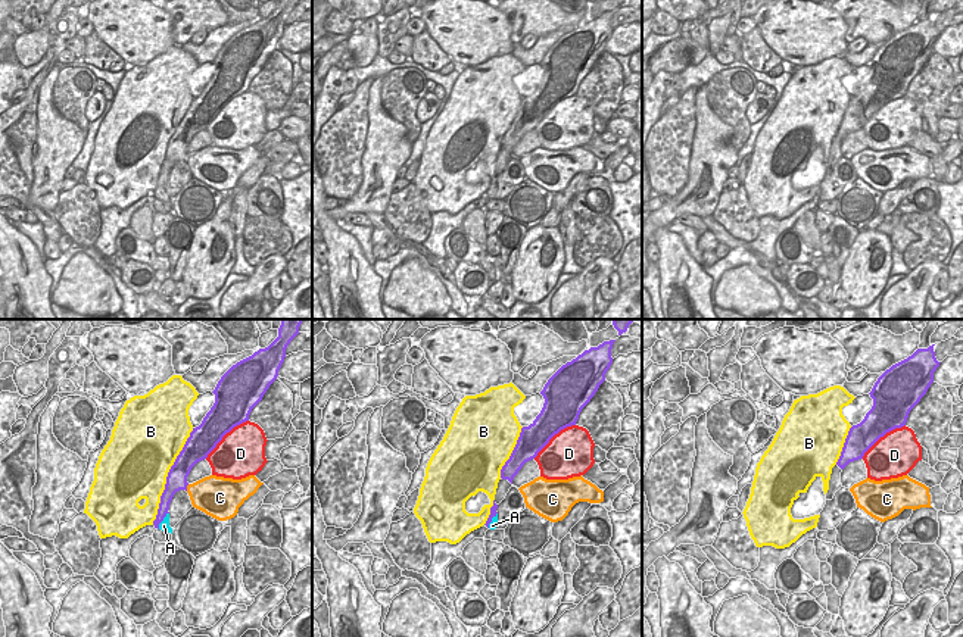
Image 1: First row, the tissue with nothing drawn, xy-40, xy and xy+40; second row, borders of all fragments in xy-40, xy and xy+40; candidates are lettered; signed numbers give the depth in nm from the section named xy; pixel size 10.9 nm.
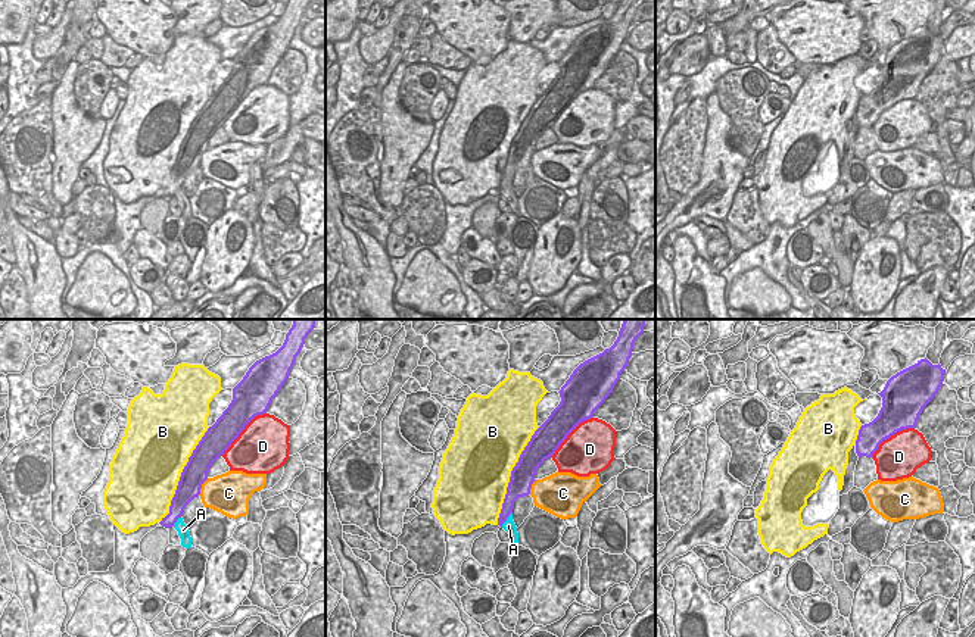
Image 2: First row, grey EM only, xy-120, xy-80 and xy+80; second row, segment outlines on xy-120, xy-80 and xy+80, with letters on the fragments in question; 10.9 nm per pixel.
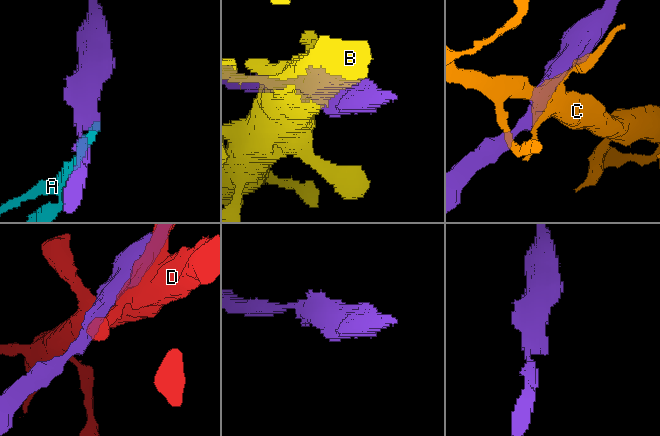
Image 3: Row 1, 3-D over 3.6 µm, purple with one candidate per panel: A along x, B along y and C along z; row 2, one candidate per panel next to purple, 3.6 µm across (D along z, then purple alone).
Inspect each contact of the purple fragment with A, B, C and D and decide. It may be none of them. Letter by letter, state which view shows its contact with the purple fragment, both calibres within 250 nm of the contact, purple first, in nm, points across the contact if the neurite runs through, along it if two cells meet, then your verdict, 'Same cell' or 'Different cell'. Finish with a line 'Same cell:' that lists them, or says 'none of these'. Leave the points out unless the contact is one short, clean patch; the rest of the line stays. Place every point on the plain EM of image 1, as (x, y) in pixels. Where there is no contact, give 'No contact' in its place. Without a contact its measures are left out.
A: Touches purple in xy-40. Thickness 130 nm (purple) against 120 nm. Boundary: xy-40 (168, 183), (158, 199). Different cell
B: Touches purple in xy-40. Thickness 220 nm (purple) against 500 nm. Different cell
C: Touches purple in xy-40. Thickness 220 nm (purple) against 380 nm. Different cell
D: Touches purple in xy-40. Thickness 360 nm (purple) against 480 nm. Different cell
Same cell: none of these.

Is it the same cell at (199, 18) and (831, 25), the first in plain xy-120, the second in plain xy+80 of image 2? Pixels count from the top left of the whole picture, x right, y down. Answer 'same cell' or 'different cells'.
different cells

